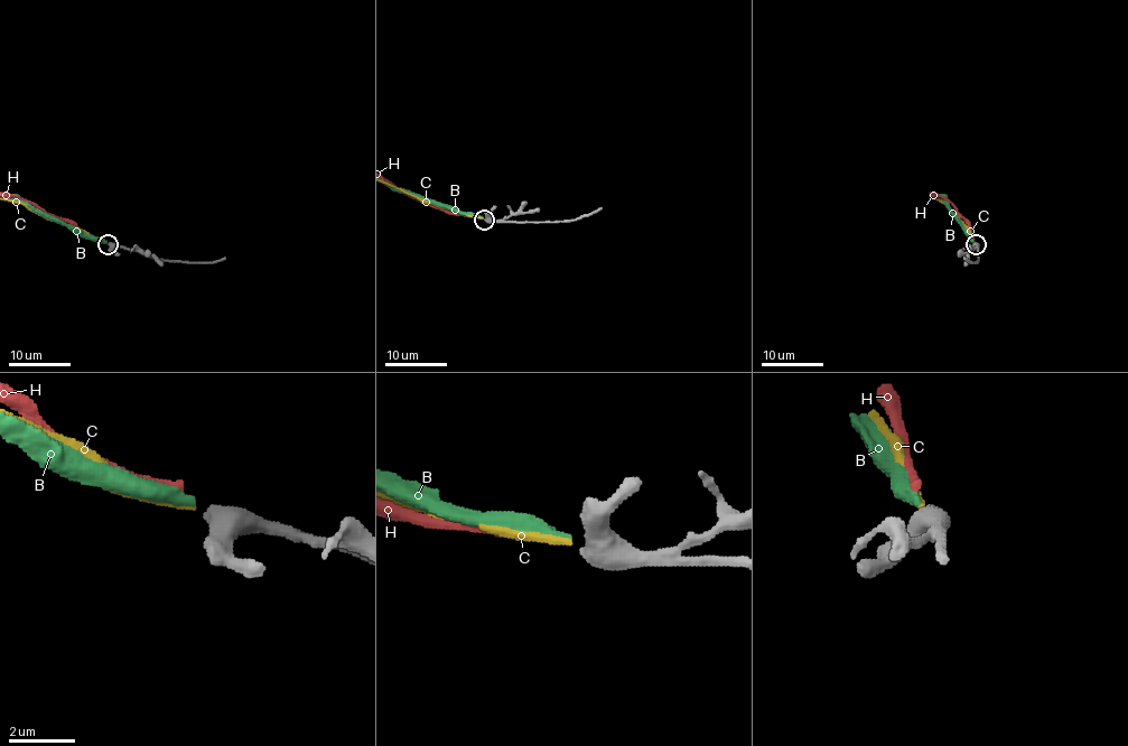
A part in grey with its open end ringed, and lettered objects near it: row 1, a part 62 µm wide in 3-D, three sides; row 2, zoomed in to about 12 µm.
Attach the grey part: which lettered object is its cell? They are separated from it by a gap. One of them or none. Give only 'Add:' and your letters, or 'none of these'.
Add: none of these

